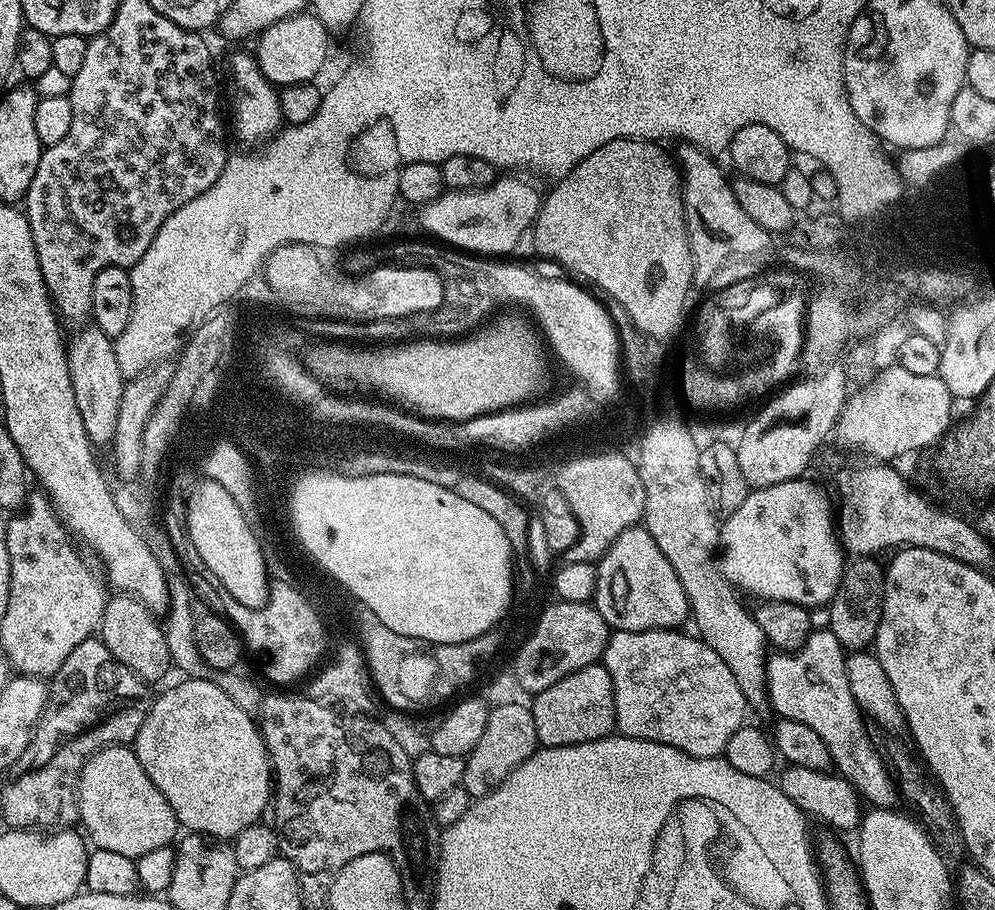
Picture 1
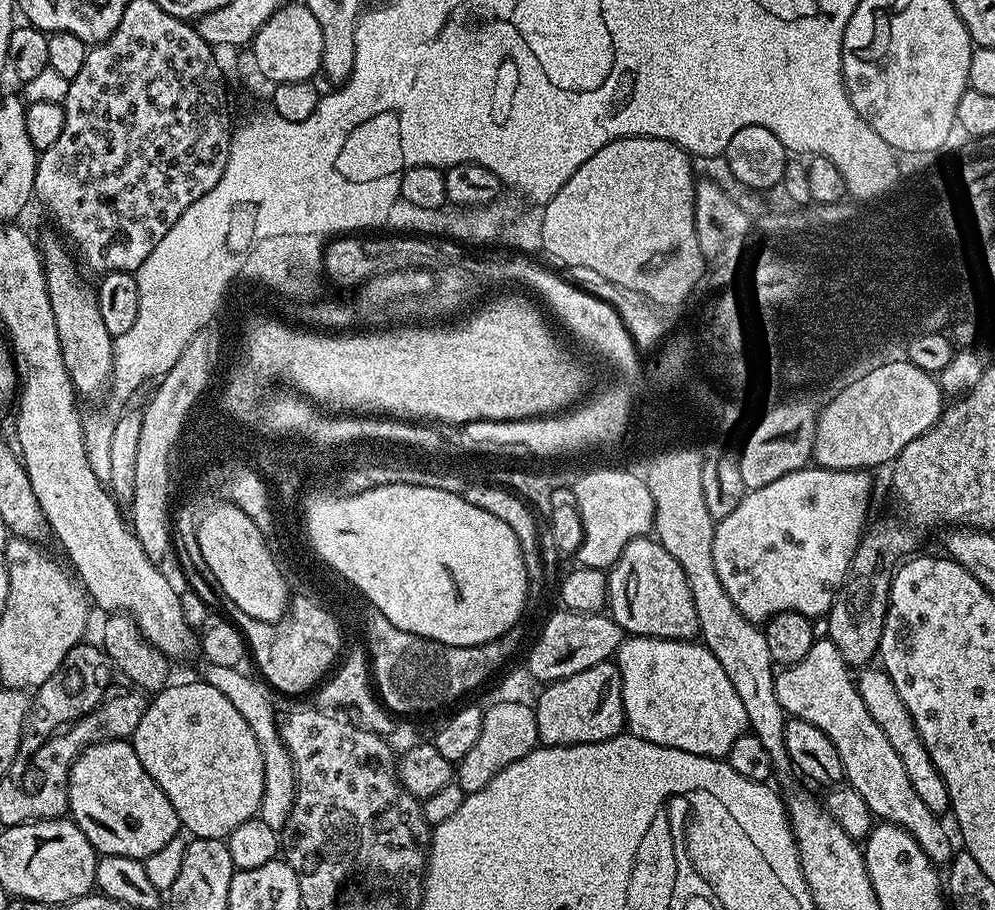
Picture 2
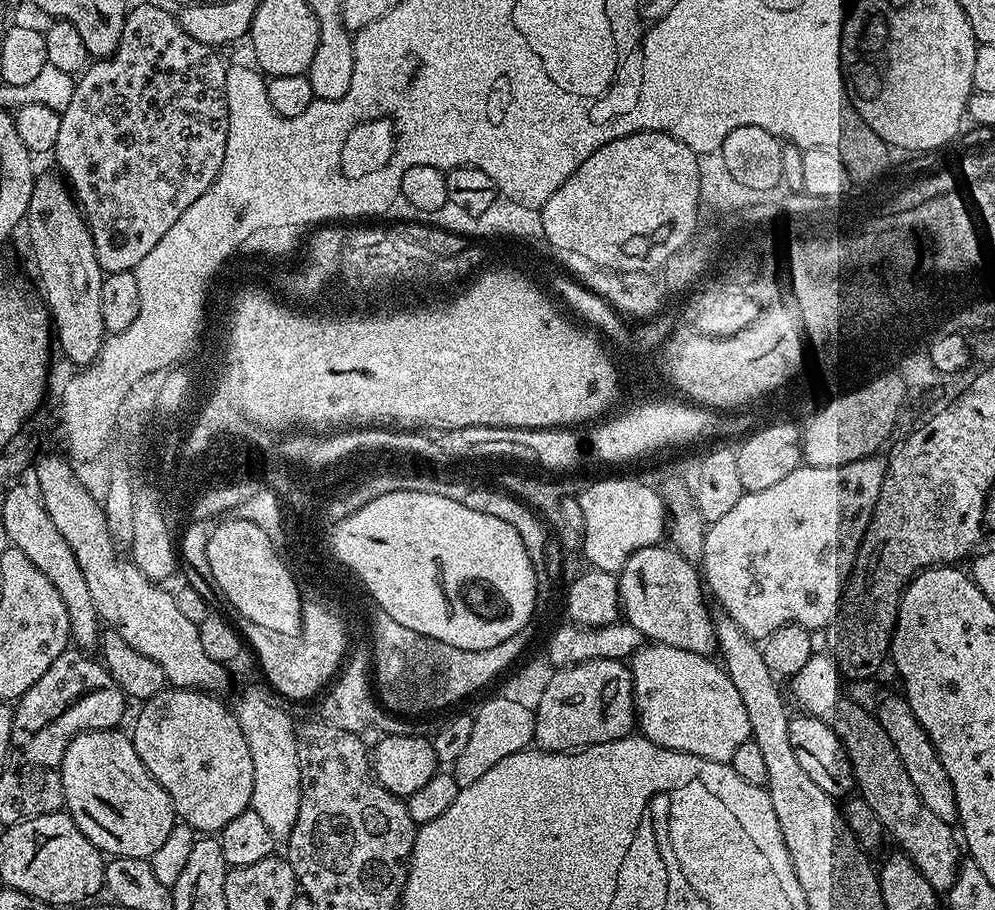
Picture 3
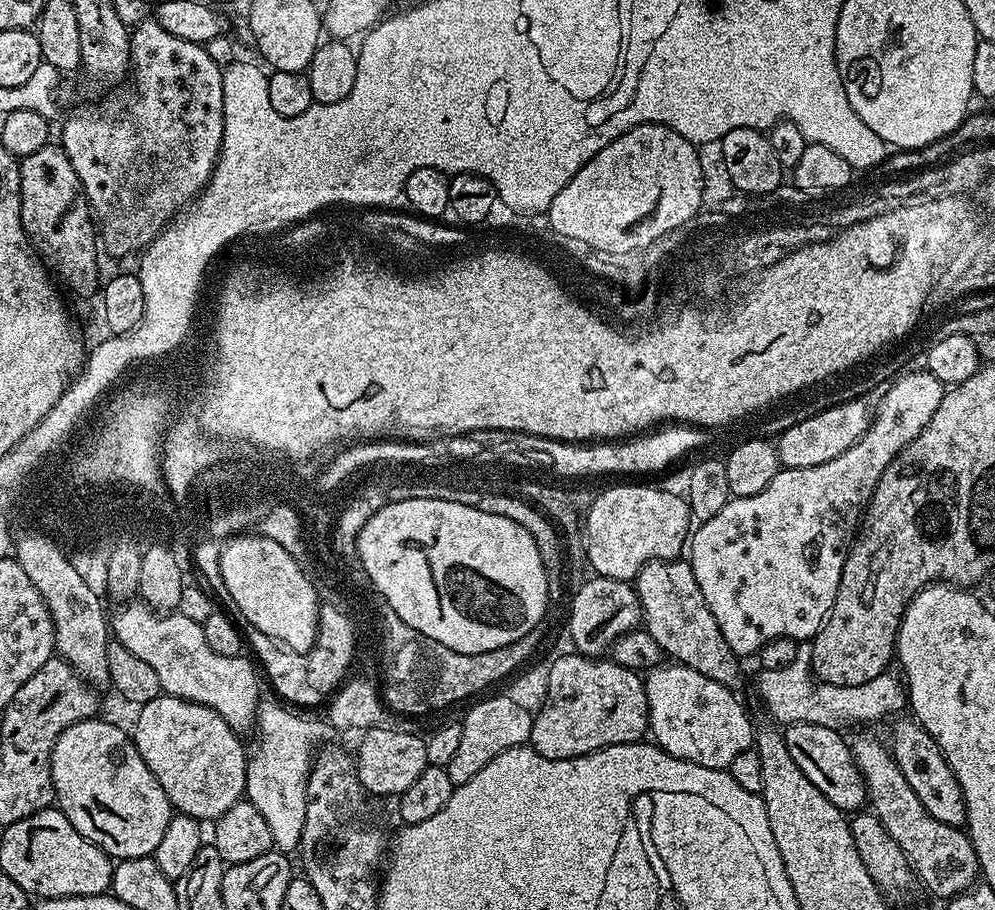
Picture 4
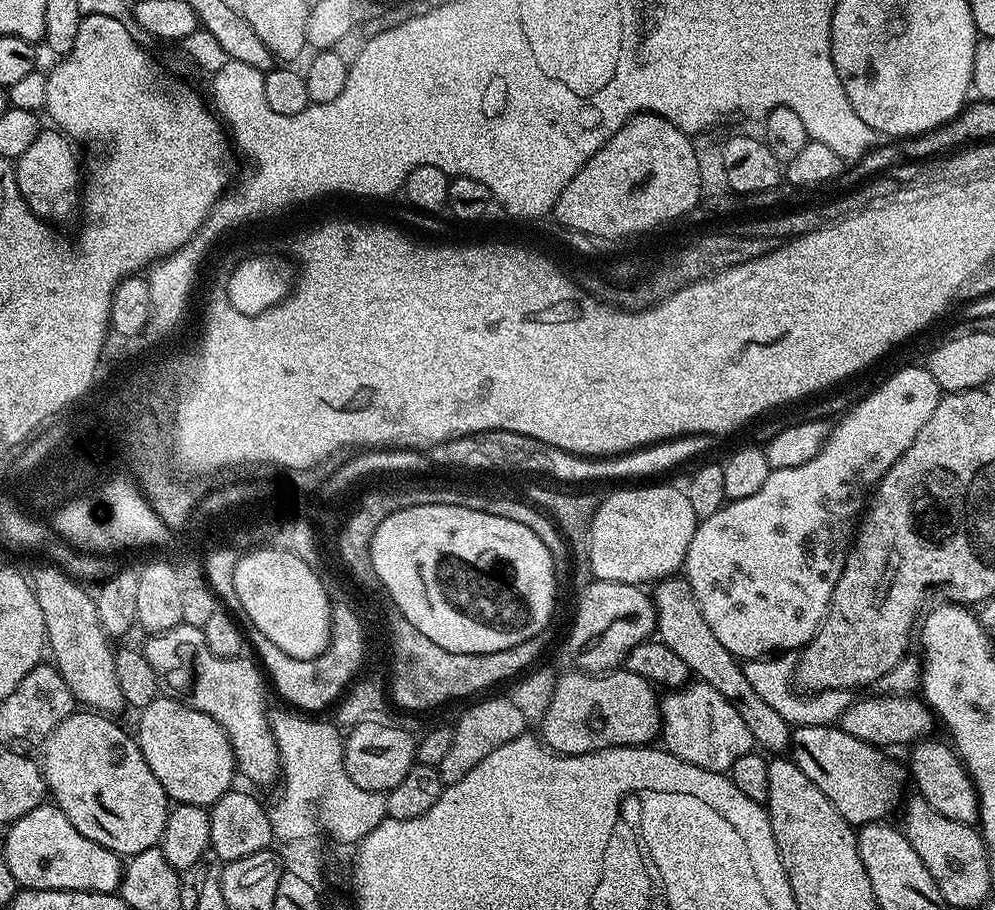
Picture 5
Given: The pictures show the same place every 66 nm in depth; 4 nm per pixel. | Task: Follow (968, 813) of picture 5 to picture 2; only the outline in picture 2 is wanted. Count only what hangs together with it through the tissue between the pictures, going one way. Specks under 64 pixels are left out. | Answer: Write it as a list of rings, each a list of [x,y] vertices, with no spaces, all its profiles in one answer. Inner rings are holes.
[[[868,666],[863,669],[861,676],[855,677],[856,688],[860,692],[862,702],[866,702],[866,710],[870,710],[870,718],[882,726],[882,734],[886,734],[890,746],[894,746],[898,758],[902,758],[902,767],[906,769],[906,778],[910,778],[910,786],[918,793],[918,798],[930,806],[930,810],[937,814],[944,814],[951,809],[952,799],[946,790],[946,782],[942,774],[938,774],[938,766],[930,758],[930,750],[926,750],[926,742],[918,734],[918,726],[902,698],[898,695],[898,690],[894,690],[894,682],[884,673],[883,667]]]

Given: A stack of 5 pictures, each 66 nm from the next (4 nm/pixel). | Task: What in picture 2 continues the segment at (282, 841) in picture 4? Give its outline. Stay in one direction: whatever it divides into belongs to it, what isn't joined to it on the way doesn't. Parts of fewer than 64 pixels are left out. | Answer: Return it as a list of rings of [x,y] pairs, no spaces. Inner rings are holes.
[[[207,663],[204,666],[202,679],[206,684],[213,684],[226,698],[230,698],[230,703],[246,718],[246,726],[254,730],[254,738],[258,738],[258,746],[262,750],[262,766],[264,767],[264,789],[262,790],[262,802],[258,818],[266,822],[266,826],[277,830],[283,829],[286,818],[292,809],[294,794],[296,793],[296,775],[290,754],[280,737],[280,726],[278,723],[278,711],[272,705],[273,689],[269,687],[263,679],[255,675],[247,676],[240,672],[239,667],[218,666],[217,664]],[[256,679],[256,680],[255,680]],[[272,691],[272,692],[271,692]]]

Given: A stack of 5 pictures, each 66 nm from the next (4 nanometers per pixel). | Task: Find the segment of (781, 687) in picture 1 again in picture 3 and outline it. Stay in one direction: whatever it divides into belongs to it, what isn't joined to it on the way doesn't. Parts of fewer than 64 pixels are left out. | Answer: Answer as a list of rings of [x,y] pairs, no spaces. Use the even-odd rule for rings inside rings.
[[[828,654],[812,655],[806,666],[790,680],[792,696],[804,707],[801,709],[807,715],[826,722],[826,726],[838,734],[852,763],[852,778],[858,794],[870,802],[885,833],[900,843],[903,855],[912,859],[914,866],[937,893],[947,893],[954,886],[962,859],[962,848],[953,825],[942,822],[942,818],[936,817],[922,803],[922,798],[918,798],[918,790],[914,790],[910,783],[906,769],[902,767],[902,758],[898,758],[898,750],[894,750],[890,738],[886,738],[886,730],[882,730],[875,715],[863,703],[857,702],[851,695],[844,696],[840,683],[840,669]]]

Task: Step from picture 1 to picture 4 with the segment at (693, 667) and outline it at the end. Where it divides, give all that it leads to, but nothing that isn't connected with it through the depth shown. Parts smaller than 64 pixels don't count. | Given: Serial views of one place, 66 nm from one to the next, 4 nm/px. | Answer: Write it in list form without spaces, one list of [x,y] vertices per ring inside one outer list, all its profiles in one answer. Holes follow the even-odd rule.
[[[661,662],[647,669],[643,682],[651,739],[670,755],[707,768],[727,769],[738,754],[753,747],[752,720],[733,689],[679,662]]]

